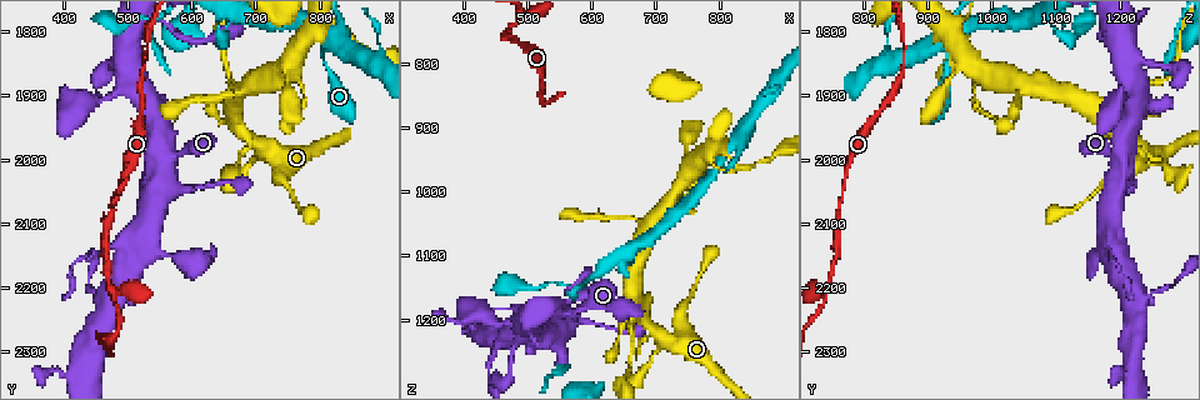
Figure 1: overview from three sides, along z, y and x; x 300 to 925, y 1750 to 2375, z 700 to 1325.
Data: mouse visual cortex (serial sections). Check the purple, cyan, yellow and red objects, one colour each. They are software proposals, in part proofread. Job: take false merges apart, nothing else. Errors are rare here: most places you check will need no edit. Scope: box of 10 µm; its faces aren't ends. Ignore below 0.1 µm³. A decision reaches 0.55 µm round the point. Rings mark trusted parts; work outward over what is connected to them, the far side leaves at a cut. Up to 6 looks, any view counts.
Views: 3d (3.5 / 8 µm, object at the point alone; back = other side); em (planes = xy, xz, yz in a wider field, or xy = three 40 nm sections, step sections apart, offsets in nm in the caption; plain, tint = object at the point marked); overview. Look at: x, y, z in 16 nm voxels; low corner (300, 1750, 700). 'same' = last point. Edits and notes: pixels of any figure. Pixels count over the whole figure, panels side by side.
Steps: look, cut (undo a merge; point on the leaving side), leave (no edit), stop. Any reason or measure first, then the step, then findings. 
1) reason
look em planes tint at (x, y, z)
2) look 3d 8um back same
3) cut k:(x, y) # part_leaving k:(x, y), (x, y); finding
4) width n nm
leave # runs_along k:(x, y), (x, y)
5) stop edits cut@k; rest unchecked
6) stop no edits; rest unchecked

arms part here
look 3d 3.5um at (695, 1885, 1060)

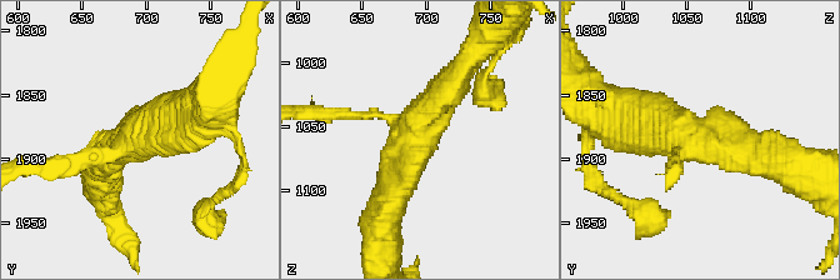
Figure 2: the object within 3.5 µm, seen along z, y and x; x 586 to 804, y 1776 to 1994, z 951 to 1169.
look em xy step 5 tint at (692, 1884, 1058)

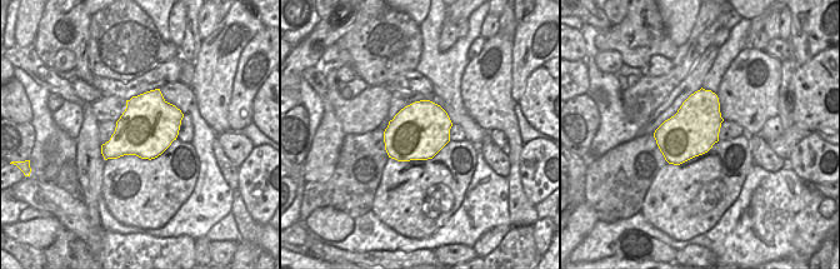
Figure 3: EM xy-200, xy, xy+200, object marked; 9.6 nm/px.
width 550 nm
leave # runs_along 2:(388, 209), (419, 125), (458, 74); continuous, no second cell

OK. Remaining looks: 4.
look 3d 8um at (800, 1835, 930)

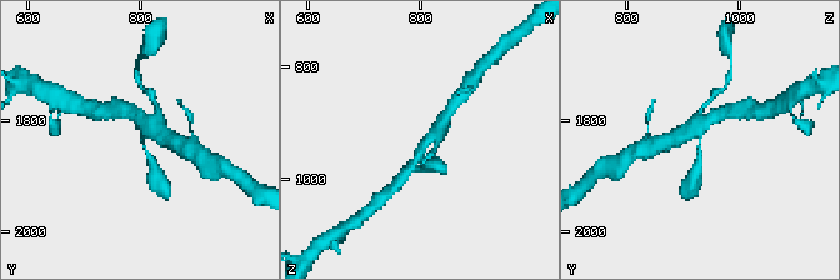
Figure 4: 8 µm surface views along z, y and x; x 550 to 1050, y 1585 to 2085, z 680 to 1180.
arms 4; arm_widths 300, 300, 300, 350 nm
look em xy step 3 tint same

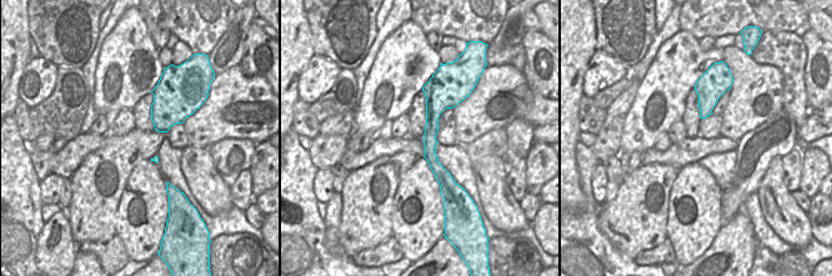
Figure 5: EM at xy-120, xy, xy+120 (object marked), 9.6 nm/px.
leave # runs_along 5:(432, 85), (430, 155), (442, 186); all the same cell

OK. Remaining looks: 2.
three-way junction
look 3d 3.5um at (475, 2210, 745)

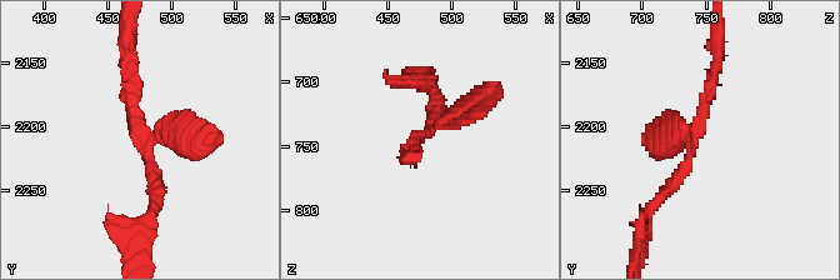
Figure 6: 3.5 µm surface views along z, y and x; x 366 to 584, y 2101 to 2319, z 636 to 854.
look em xy step 5 tint at (478, 2208, 742)

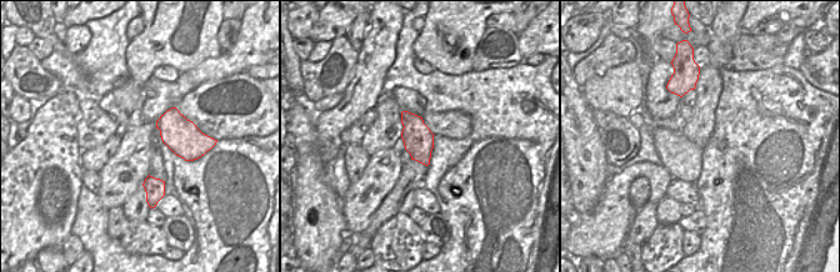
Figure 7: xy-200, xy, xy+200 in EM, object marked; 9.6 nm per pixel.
arm_widths 150, 150, 350 nm
leave # runs_along 6:(129, 60), (144, 136), (213, 133); continuous, no second cell

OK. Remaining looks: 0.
stop no edits; rest unchecked

